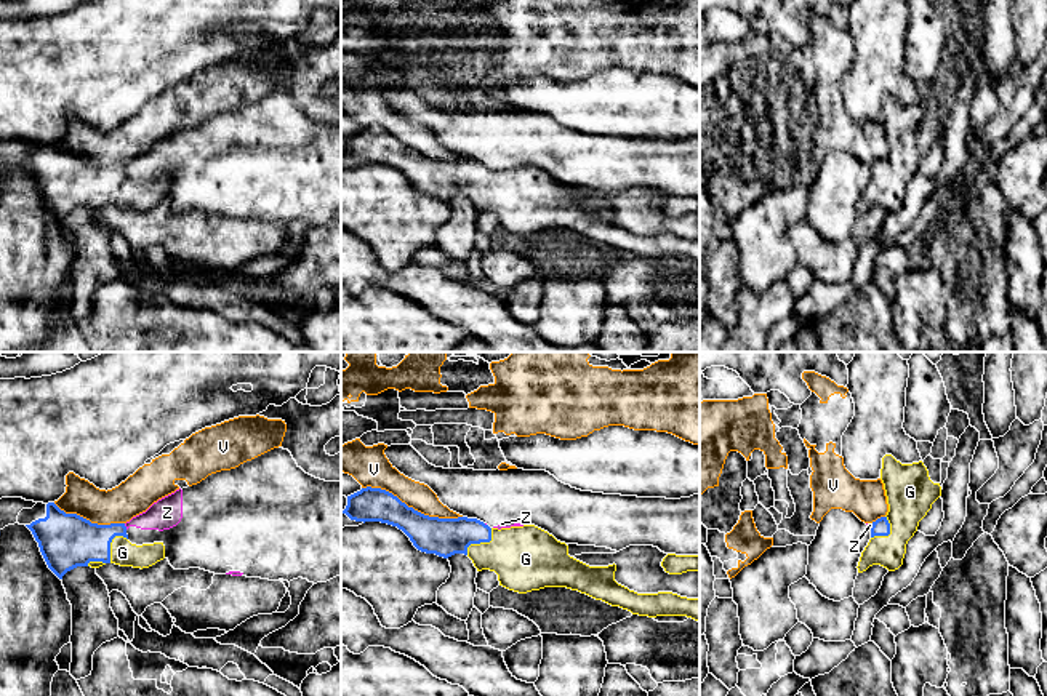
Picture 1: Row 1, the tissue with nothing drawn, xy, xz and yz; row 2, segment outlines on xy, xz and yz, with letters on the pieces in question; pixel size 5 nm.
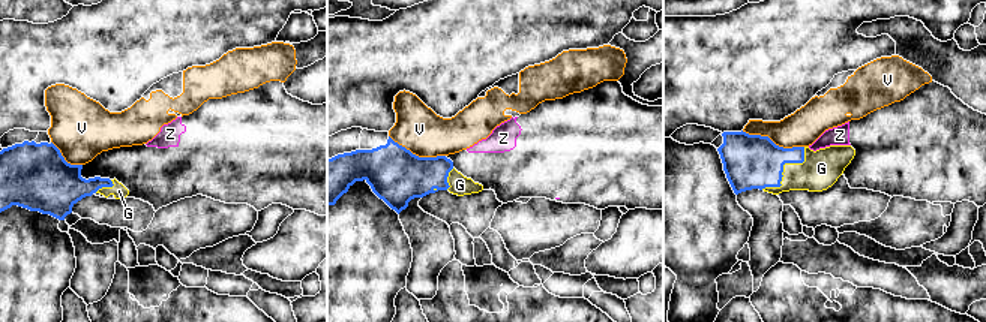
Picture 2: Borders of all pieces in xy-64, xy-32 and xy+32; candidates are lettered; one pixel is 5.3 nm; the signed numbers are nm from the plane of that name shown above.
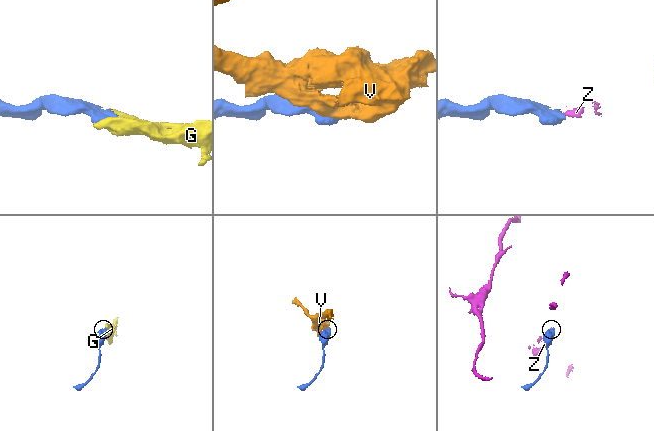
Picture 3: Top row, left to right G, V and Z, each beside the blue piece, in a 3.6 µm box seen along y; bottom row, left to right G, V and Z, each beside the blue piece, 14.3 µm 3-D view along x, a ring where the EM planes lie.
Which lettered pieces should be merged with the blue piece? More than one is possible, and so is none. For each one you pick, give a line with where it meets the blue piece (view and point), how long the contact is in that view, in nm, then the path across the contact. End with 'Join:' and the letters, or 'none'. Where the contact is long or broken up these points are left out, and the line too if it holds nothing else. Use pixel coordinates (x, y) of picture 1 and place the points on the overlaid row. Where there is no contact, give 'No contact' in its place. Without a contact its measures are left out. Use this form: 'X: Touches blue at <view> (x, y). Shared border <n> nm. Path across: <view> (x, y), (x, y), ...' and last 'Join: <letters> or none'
G: Touches blue at xz (481, 541). Shared border 190 nm
Join: G

